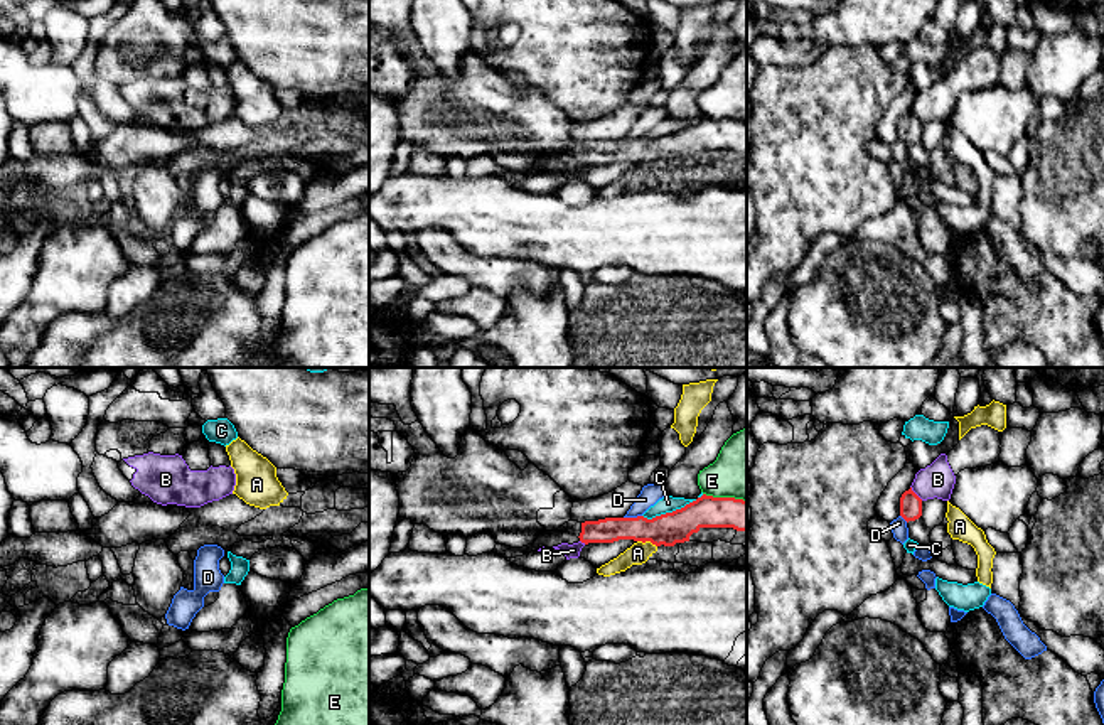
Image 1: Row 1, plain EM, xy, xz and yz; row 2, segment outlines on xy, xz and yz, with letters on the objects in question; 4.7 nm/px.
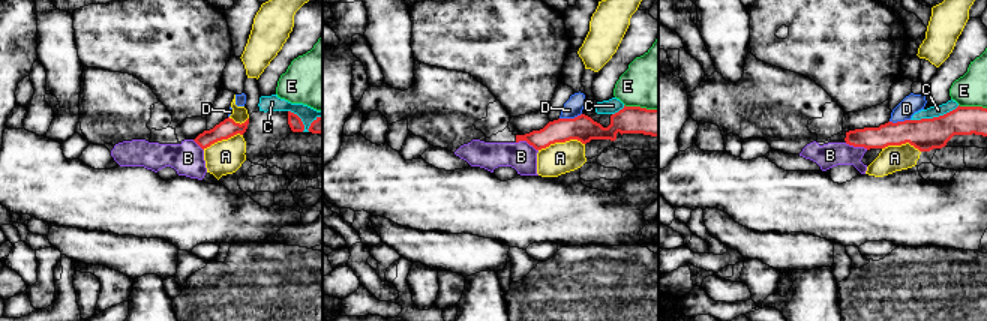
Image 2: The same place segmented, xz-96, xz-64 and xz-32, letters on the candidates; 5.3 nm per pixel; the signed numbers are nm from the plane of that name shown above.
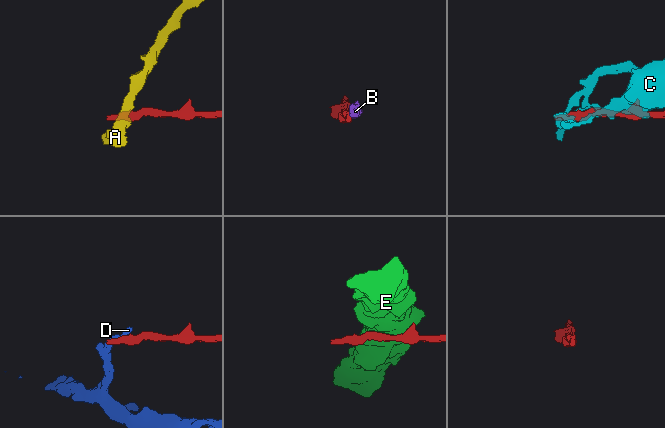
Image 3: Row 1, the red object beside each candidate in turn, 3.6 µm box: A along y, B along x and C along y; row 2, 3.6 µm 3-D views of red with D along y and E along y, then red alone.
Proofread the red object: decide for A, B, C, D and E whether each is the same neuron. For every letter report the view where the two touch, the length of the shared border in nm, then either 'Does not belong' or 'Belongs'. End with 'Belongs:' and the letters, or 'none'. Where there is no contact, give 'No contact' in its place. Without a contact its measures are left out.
A: Touches red in xz. Shared border 100 nm. Does not belong
B: Touches red in yz. Shared border 90 nm. Does not belong
C: Touches red in xz. Shared border 320 nm. Does not belong
D: Touches red in xz. Shared border 90 nm. Does not belong
E: Touches red in xz. Shared border 220 nm. Does not belong
Belongs: none

